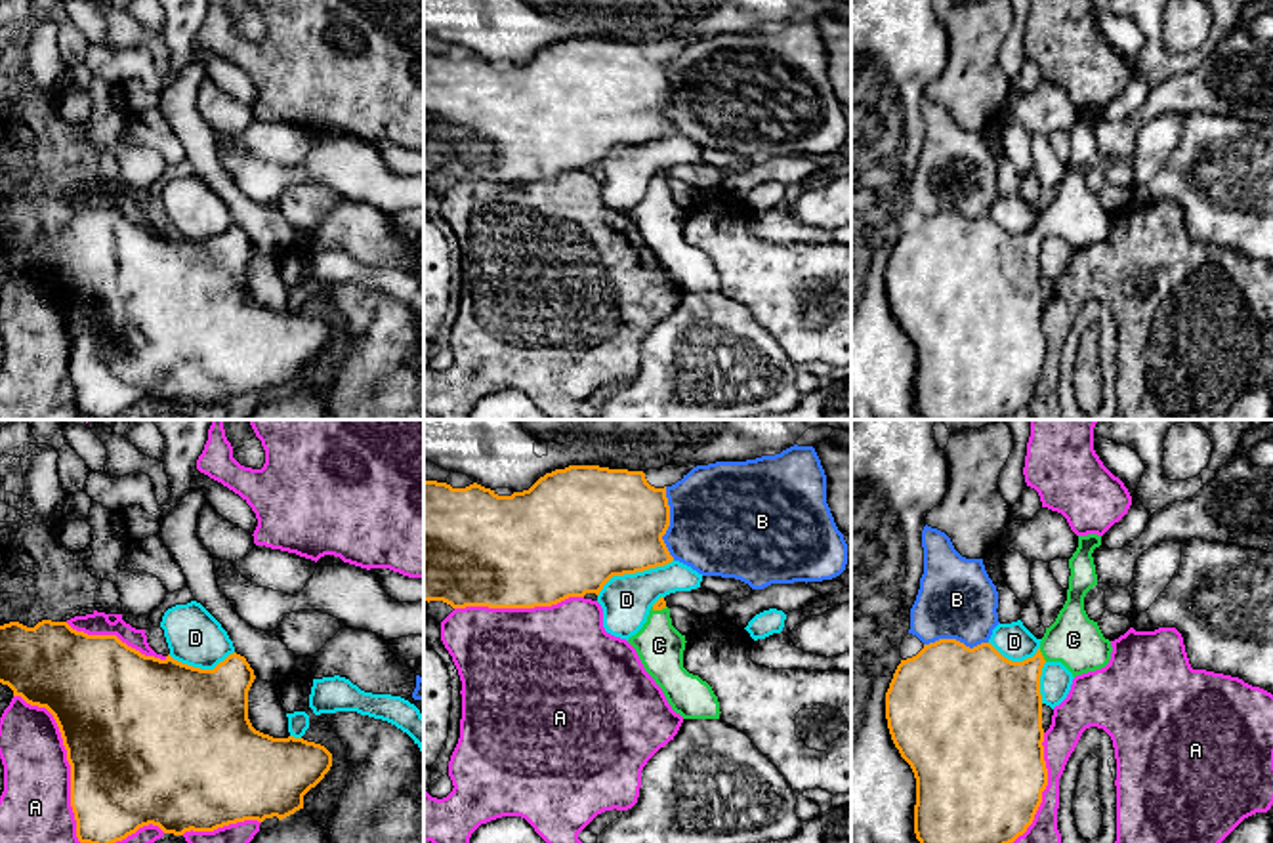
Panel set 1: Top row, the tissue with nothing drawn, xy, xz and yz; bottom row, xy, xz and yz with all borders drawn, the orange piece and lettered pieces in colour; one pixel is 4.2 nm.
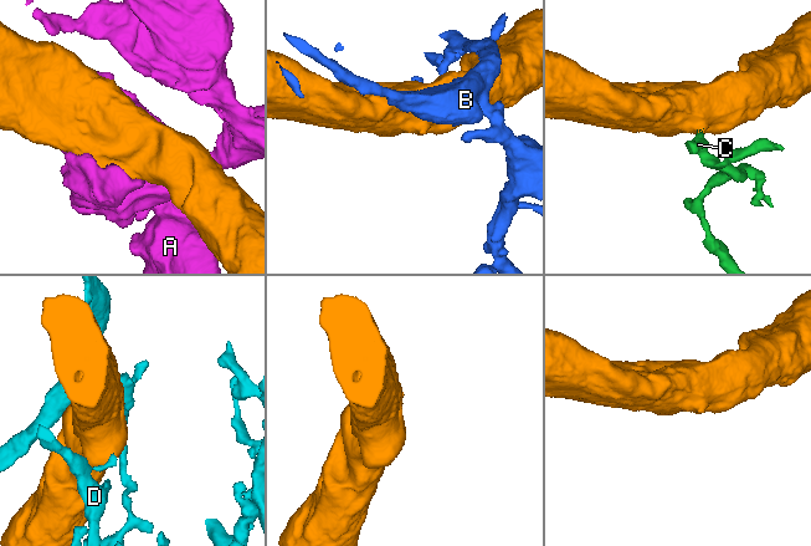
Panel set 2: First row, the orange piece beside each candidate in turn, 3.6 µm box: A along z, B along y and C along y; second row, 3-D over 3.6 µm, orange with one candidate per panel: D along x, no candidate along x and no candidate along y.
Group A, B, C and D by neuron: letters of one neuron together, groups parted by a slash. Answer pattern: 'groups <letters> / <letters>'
groups A / B / C / D

